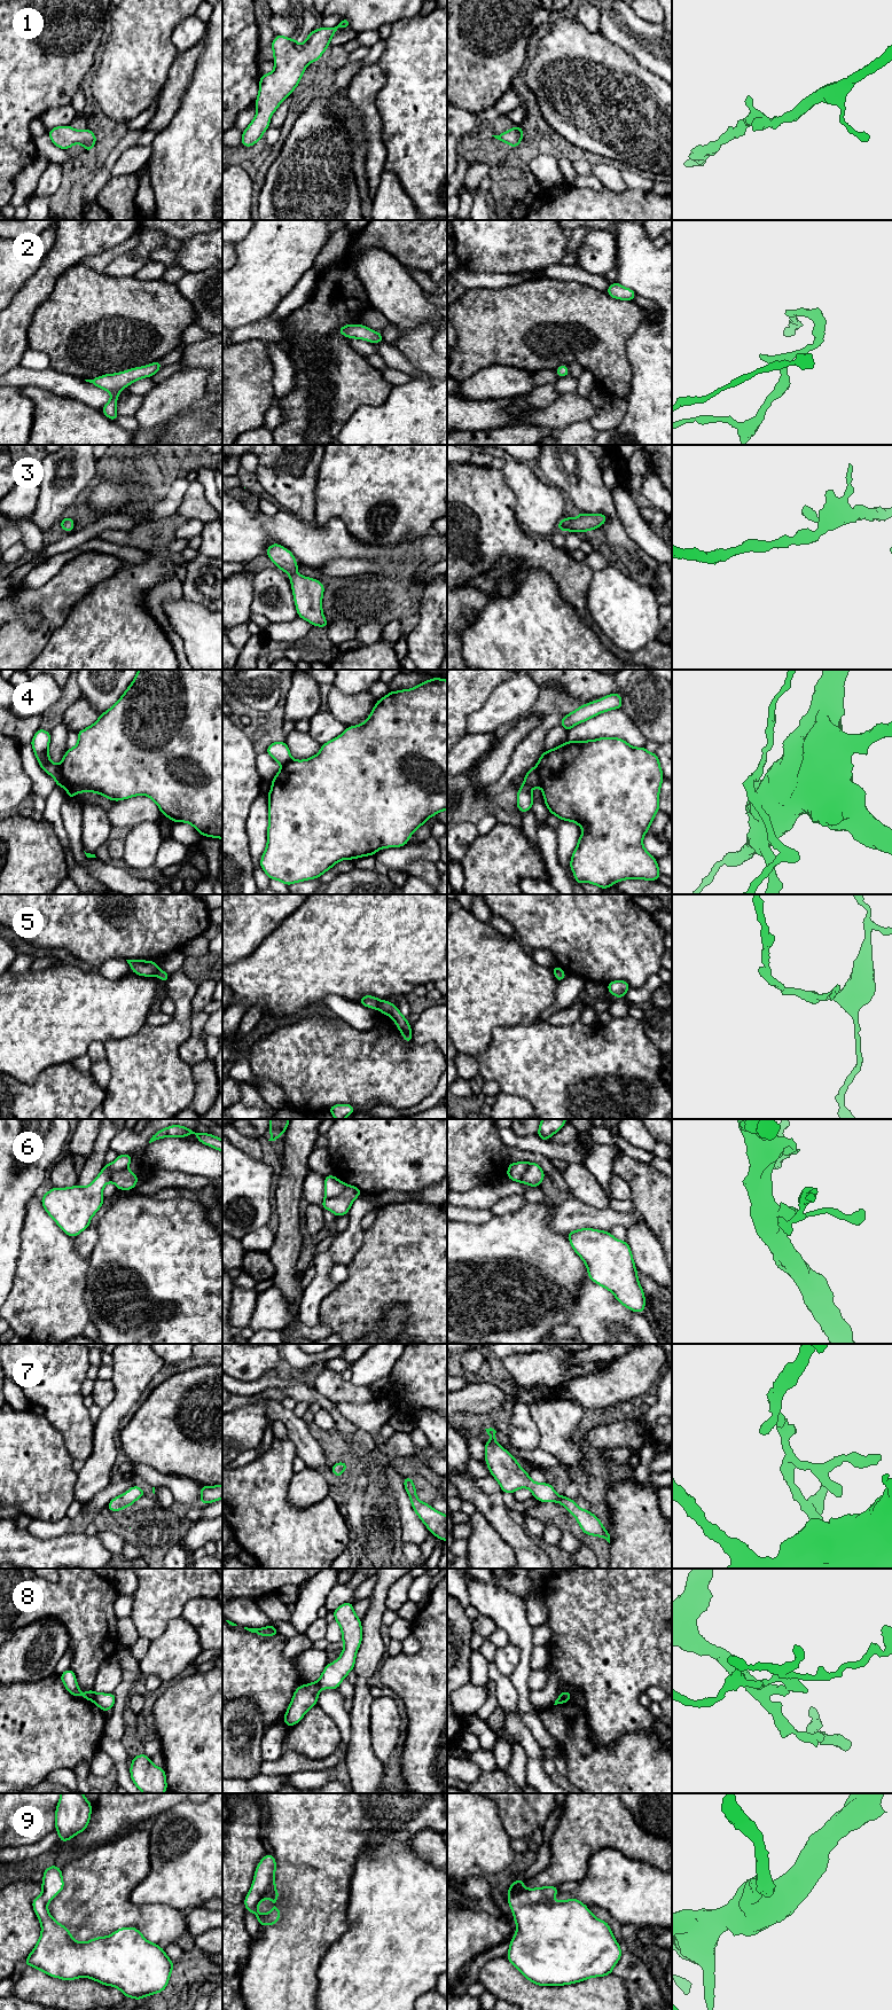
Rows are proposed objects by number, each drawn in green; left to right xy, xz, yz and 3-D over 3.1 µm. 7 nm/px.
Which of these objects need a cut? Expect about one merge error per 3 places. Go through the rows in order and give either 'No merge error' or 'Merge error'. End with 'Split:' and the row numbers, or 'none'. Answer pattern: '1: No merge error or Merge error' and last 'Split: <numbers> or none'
1: No merge error
2: No merge error
3: No merge error
4: No merge error
5: Merge error
6: Merge error
7: No merge error
8: Merge error
9: No merge error
Split: 5, 6, 8

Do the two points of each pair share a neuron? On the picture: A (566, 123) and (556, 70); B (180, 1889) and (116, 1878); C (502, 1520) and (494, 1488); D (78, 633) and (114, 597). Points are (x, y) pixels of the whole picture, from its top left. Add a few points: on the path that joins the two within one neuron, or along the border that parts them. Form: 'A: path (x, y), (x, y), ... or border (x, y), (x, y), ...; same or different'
A: path (566, 110), (566, 83); same
B: border (150, 1856), (149, 1872), (131, 1893), (135, 1905); different
C: border (472, 1478), (484, 1492), (490, 1494), (501, 1493); different
D: path (87, 624), (104, 607); same

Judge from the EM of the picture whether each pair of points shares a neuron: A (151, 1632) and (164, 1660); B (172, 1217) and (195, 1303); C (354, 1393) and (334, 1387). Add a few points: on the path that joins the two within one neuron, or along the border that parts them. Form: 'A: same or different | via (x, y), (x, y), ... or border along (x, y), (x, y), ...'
A: different | border along (172, 1619), (166, 1628), (151, 1641)
B: same | via (174, 1238), (174, 1281)
C: same | via (349, 1393), (338, 1391)

